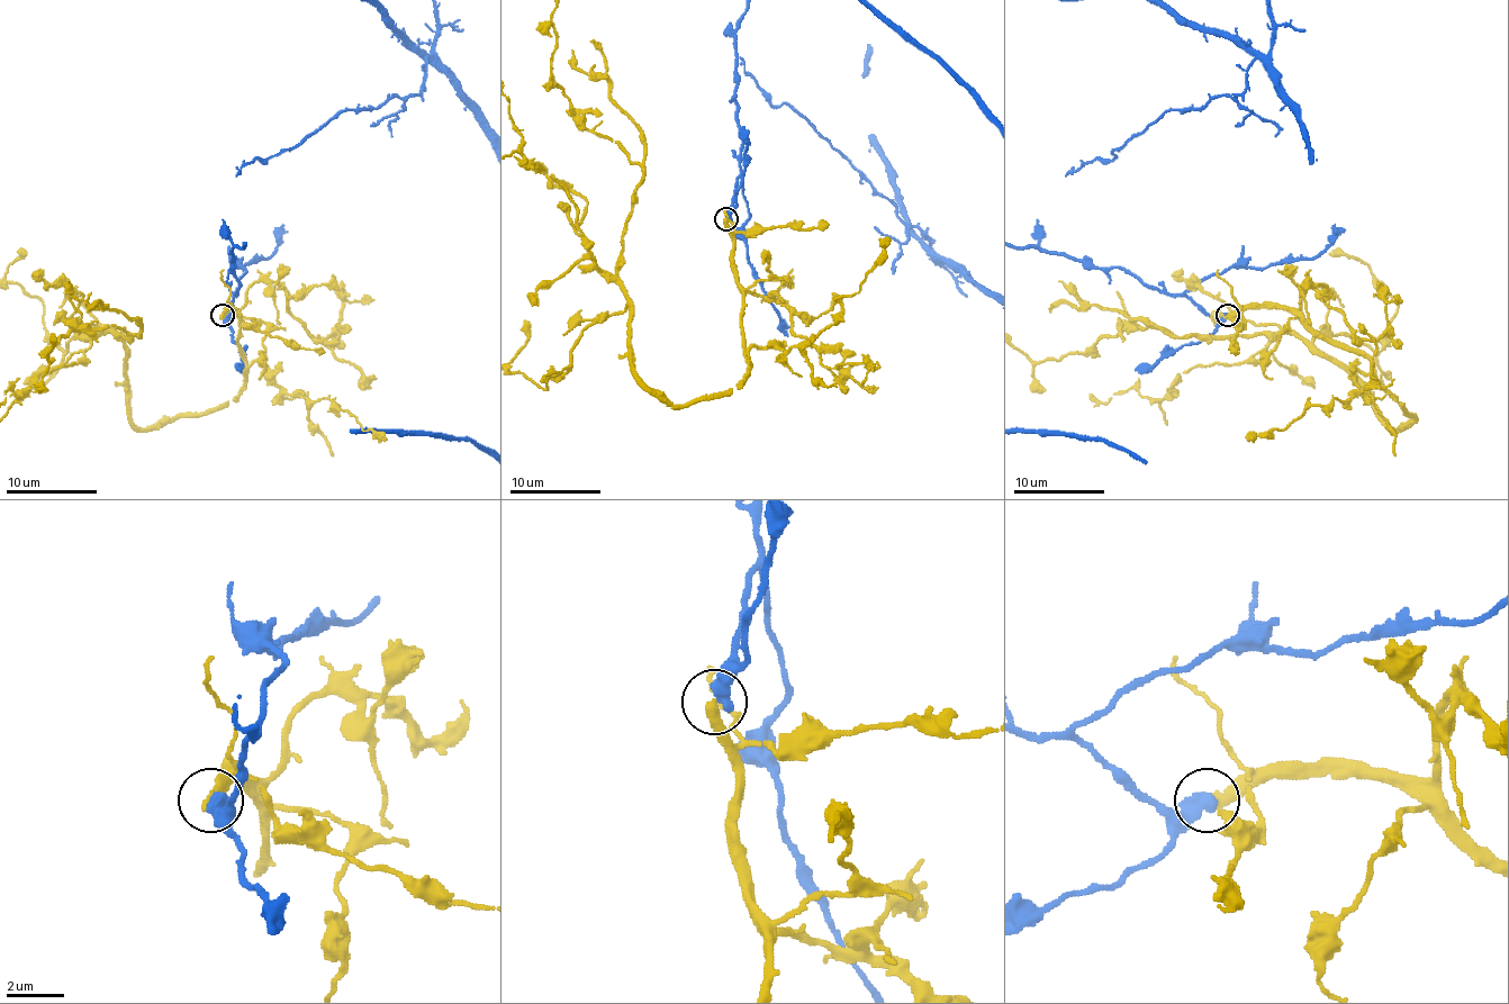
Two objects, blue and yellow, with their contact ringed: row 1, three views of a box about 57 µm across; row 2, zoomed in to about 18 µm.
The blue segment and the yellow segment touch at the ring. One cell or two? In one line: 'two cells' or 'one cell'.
two cells

